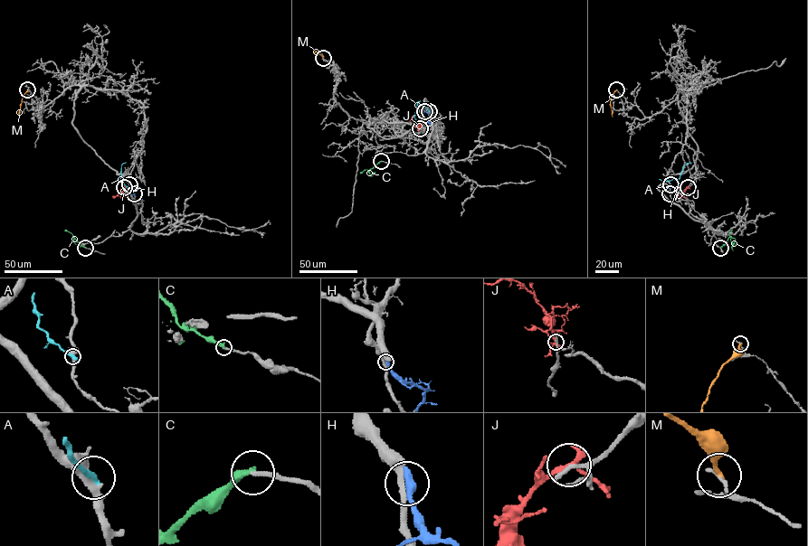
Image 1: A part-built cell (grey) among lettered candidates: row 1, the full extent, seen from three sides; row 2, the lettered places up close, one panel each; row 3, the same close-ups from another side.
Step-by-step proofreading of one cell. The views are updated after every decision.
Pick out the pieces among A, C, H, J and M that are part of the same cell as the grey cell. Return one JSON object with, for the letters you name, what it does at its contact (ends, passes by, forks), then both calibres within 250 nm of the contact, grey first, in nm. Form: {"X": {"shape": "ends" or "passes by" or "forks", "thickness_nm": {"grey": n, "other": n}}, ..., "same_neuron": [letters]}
{"H": {"shape": "ends", "thickness_nm": {"grey": 300, "other": 440}}, "same_neuron": ["H"]}

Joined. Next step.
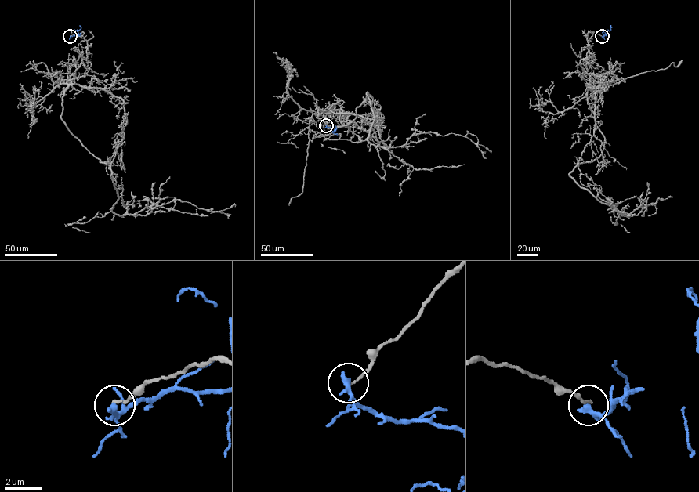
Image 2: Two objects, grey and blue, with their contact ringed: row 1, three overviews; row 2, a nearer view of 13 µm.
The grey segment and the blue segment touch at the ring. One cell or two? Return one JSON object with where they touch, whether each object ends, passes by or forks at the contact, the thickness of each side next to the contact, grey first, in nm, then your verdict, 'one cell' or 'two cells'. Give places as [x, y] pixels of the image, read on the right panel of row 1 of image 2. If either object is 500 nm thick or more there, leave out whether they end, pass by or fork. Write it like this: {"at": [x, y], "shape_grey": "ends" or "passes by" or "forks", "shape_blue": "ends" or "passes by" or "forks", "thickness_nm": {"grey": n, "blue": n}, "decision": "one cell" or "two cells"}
{"at": [602, 36], "shape_grey": "ends", "shape_blue": "passes by", "thickness_nm": {"grey": 130, "blue": 260}, "decision": "two cells"}

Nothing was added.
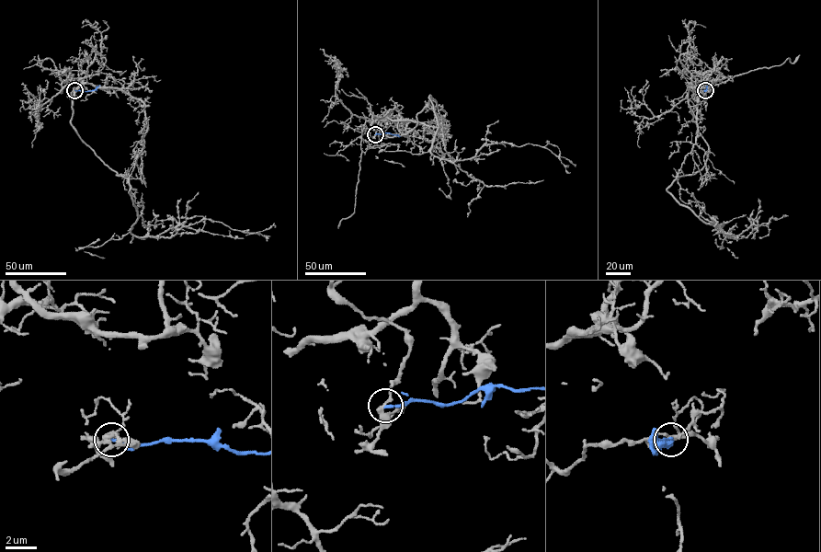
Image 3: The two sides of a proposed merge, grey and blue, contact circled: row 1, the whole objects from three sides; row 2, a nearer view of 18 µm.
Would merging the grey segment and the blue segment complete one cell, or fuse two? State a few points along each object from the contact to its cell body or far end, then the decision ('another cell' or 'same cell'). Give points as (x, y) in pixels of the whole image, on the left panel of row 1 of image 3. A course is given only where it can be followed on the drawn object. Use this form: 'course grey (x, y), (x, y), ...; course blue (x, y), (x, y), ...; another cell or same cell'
course grey (74, 90), (71, 124), (128, 180), (137, 217), (131, 233), (171, 236), (210, 219), (259, 233), (245, 235); course blue (74, 90), (90, 91), (100, 85); another cell

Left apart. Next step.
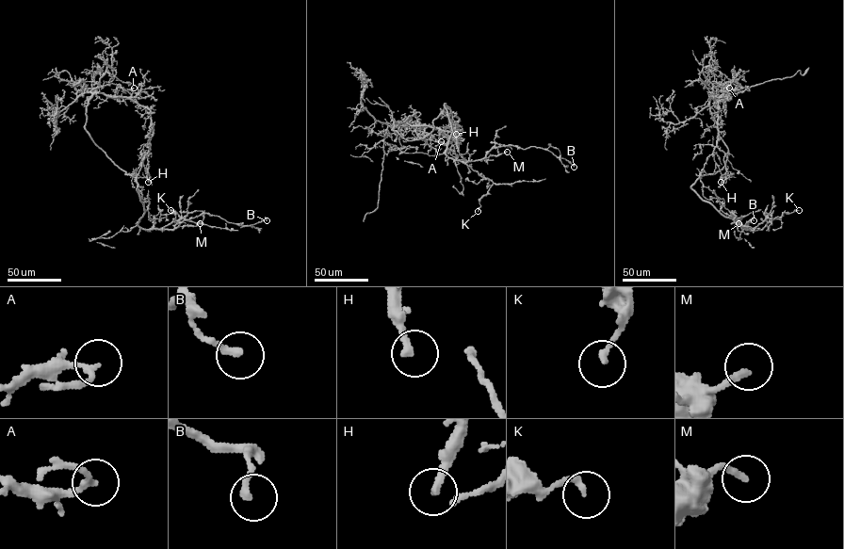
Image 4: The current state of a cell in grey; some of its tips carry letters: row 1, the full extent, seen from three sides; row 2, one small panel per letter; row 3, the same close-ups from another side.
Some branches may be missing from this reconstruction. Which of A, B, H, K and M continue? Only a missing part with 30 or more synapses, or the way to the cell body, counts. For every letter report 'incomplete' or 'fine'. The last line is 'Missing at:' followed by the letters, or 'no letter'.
A: fine
B: fine
H: incomplete
K: fine
M: fine
Missing at: H

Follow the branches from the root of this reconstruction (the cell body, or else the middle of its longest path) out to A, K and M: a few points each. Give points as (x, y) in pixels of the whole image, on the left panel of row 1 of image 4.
A: (128, 175), (138, 173), (153, 133), (150, 112), (122, 91), (134, 88)
K: (128, 175), (136, 179), (137, 191), (143, 205), (139, 226), (162, 230), (175, 220), (185, 218), (170, 210)
M: (128, 175), (136, 179), (137, 191), (143, 205), (139, 226), (174, 229), (200, 223)

